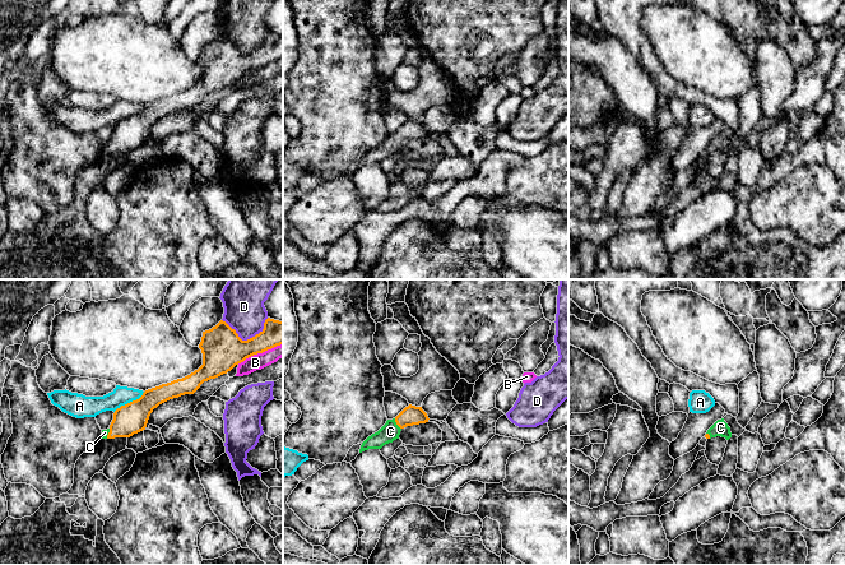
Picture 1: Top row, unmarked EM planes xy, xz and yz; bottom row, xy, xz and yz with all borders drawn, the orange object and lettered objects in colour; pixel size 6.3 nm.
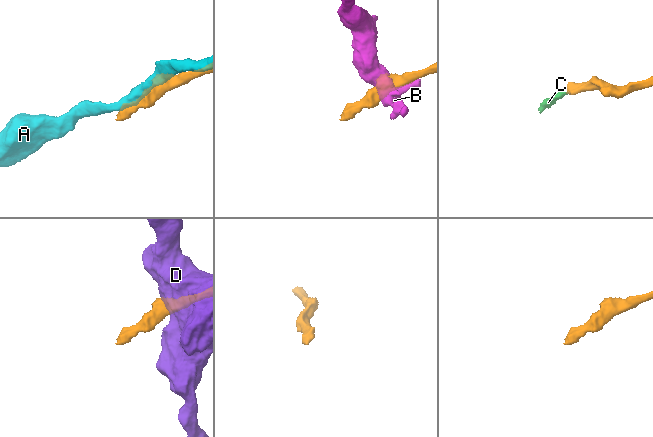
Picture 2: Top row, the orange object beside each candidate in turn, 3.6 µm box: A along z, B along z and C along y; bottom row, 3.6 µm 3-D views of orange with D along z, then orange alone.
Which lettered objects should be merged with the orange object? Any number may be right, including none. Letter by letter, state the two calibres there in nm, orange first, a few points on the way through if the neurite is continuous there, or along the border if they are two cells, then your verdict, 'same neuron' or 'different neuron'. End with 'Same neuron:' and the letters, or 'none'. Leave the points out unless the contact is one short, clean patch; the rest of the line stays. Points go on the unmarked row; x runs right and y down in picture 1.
A: 190 nm thick on the orange side, 130 nm on the other; different neuron
B: 260 nm thick on the orange side, 100 nm on the other; different neuron
C: 120 nm thick on the orange side, 120 nm on the other; runs through xz (411, 129), (397, 138), (390, 146); same neuron
D: 260 nm thick on the orange side, 260 nm on the other; different neuron
Same neuron: C

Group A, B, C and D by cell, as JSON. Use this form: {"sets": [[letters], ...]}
{"sets": [["A"], ["B"], ["C"], ["D"]]}

